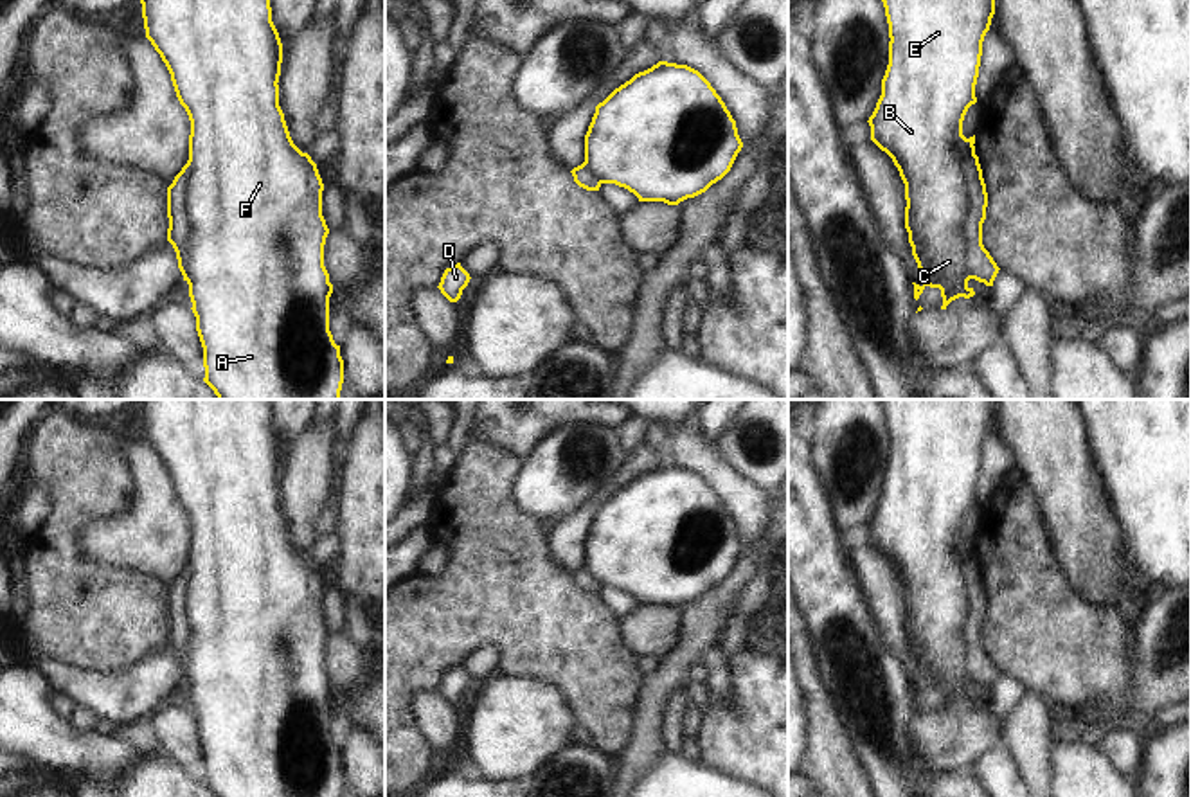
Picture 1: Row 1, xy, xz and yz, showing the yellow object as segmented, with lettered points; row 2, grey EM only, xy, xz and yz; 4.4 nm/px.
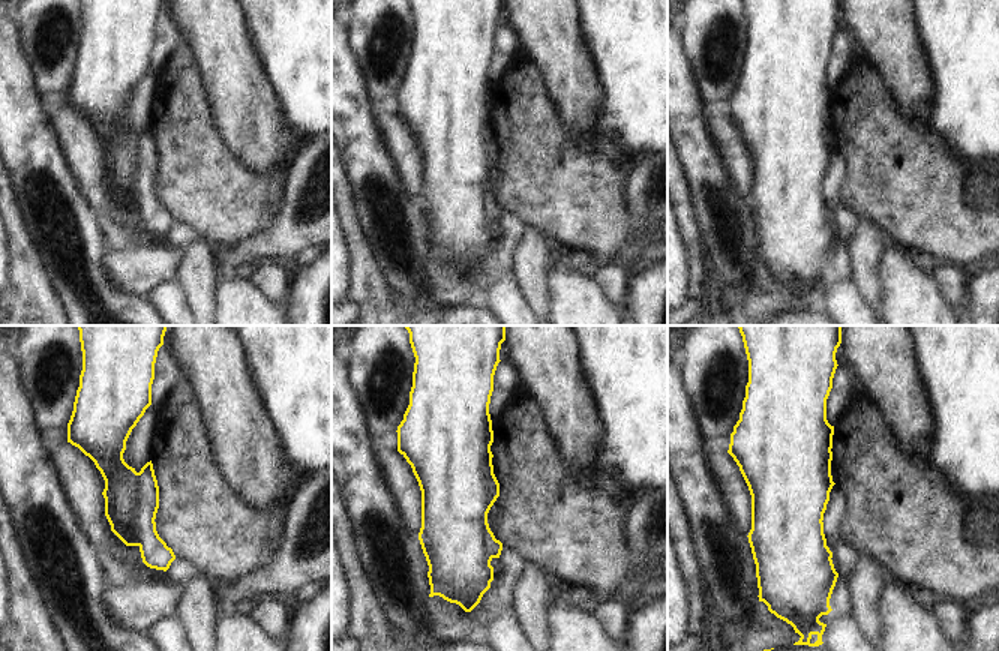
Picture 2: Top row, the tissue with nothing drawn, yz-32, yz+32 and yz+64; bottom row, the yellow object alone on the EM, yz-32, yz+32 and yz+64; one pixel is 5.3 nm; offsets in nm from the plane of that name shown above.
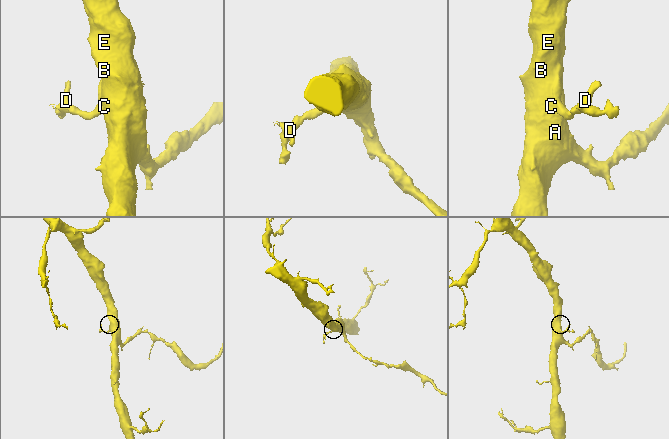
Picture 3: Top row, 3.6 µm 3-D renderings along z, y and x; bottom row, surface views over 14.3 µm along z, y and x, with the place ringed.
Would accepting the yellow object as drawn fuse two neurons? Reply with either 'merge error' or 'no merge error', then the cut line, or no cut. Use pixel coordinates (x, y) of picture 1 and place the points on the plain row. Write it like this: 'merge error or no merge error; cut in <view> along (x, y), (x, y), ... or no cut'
merge error; cut in yz along (974, 556), (965, 569), (968, 592), (965, 668), (972, 680)

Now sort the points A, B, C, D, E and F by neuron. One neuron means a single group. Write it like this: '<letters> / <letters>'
A B C E F / D

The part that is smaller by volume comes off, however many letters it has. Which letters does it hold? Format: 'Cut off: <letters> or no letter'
Cut off: D

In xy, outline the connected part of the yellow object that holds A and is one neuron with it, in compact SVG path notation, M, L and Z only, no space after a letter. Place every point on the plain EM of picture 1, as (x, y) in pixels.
M140 399L146 441L166 466L180 507L191 524L189 576L185 585L185 608L189 622L189 644L185 651L187 673L184 684L189 687L196 734L203 750L203 784L214 797L340 797L344 786L344 763L340 748L329 734L329 700L333 687L324 669L324 648L329 637L322 619L324 587L317 567L291 543L284 516L279 509L279 479L282 466L282 446L272 425L272 399Z

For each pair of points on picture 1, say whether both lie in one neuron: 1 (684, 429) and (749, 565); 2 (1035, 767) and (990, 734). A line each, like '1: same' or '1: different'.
1: different
2: different

